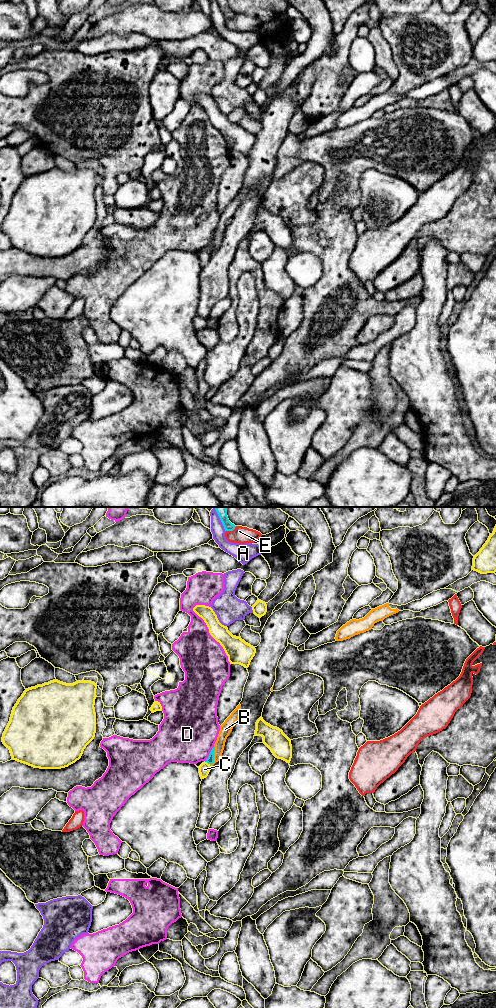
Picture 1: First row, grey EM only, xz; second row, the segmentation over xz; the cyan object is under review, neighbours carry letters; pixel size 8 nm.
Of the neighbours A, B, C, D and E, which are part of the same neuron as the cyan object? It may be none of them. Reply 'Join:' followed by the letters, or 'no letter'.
Join: no letter

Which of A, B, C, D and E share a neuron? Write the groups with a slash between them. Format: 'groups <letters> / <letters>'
groups A / B / C / D / E

